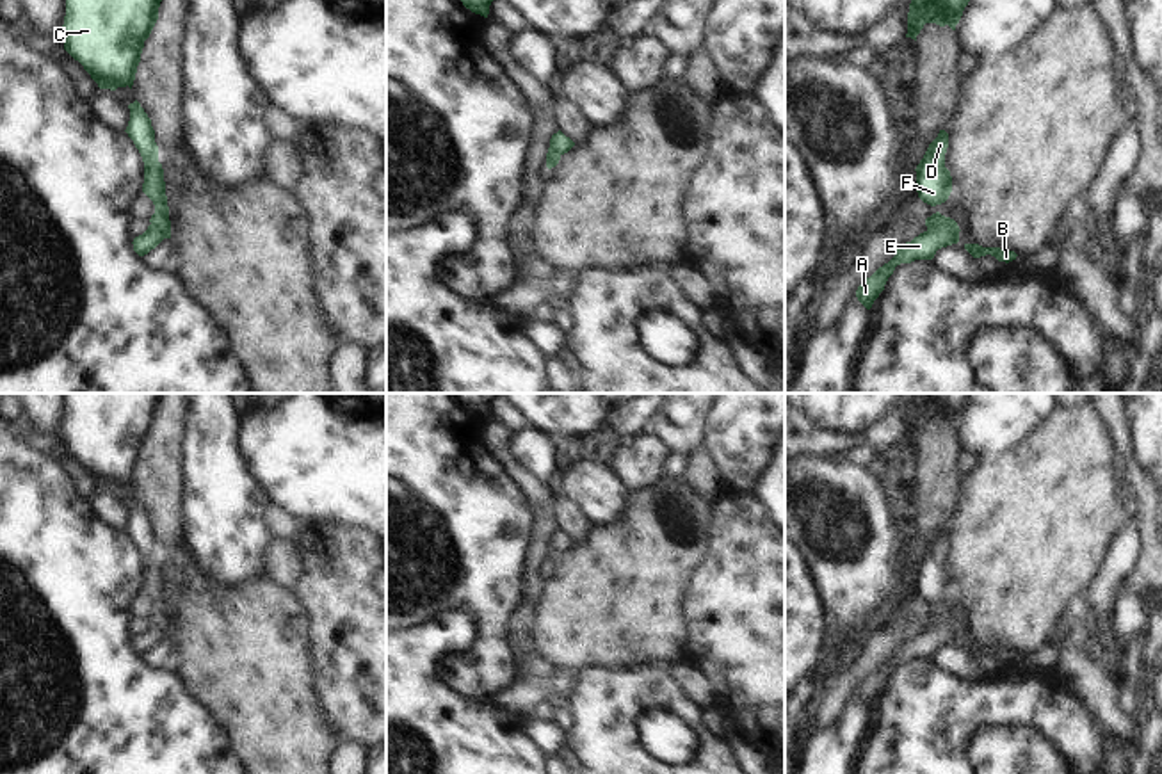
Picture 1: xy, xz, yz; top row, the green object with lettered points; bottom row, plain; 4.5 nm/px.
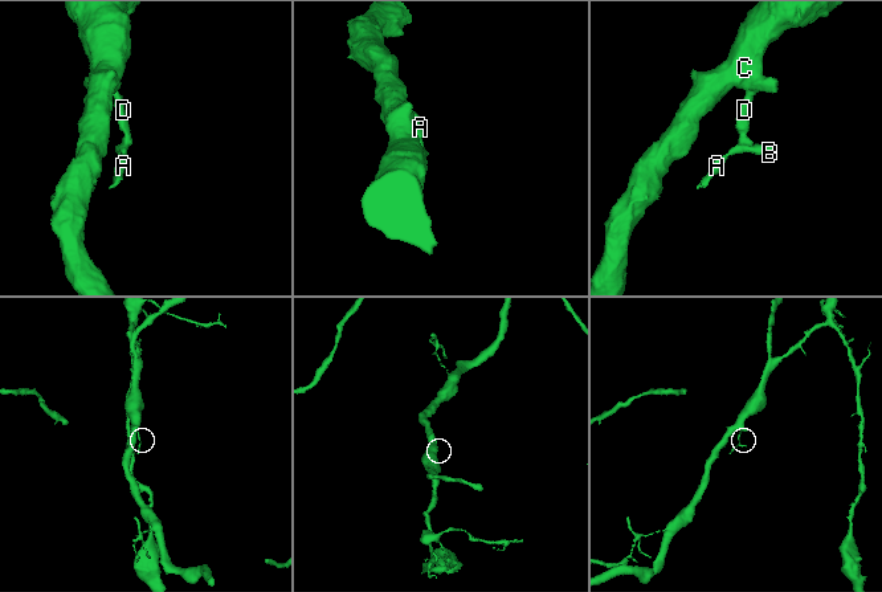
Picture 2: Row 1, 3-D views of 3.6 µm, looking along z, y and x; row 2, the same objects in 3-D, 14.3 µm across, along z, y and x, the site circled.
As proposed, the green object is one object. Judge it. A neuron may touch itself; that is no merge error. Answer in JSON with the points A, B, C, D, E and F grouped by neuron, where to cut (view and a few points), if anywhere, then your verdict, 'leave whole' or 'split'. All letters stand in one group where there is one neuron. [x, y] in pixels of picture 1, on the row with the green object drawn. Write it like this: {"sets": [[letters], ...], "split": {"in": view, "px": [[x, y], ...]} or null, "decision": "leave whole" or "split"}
{"sets": [["A", "B", "C", "D", "E", "F"]], "split": null, "decision": "leave whole"}

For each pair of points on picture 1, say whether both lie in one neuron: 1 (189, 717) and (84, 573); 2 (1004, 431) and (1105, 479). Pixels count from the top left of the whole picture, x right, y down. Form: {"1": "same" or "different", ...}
{"1": "same", "2": "different"}

